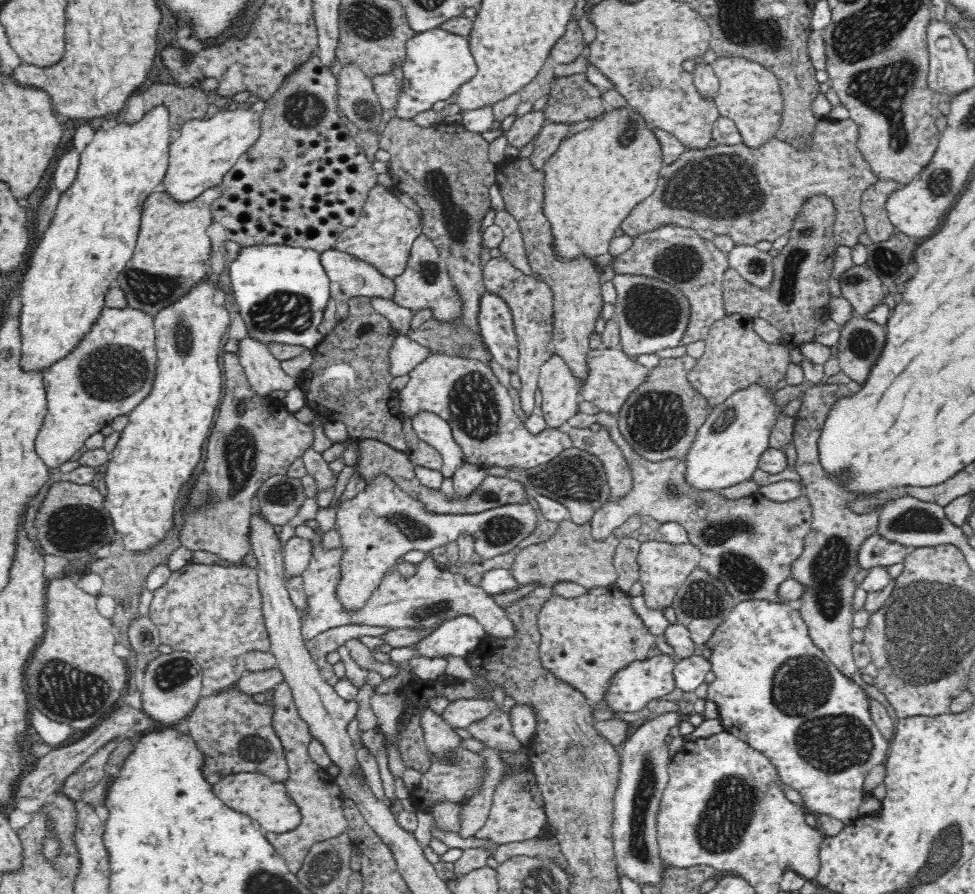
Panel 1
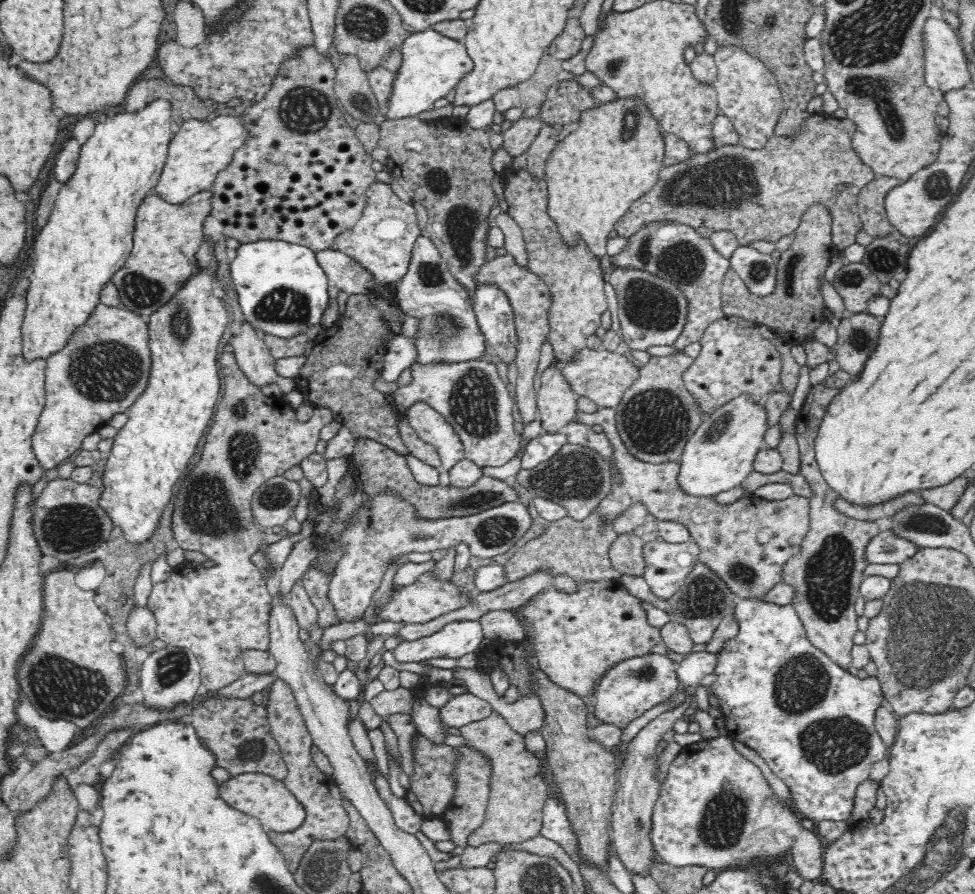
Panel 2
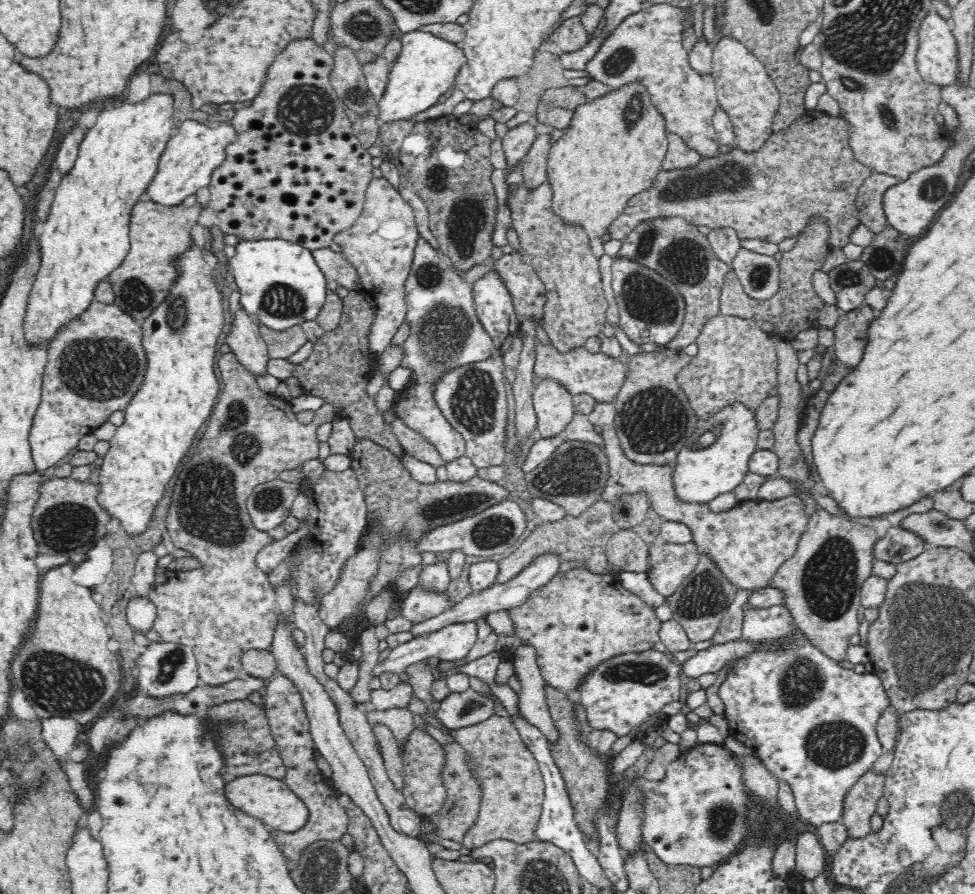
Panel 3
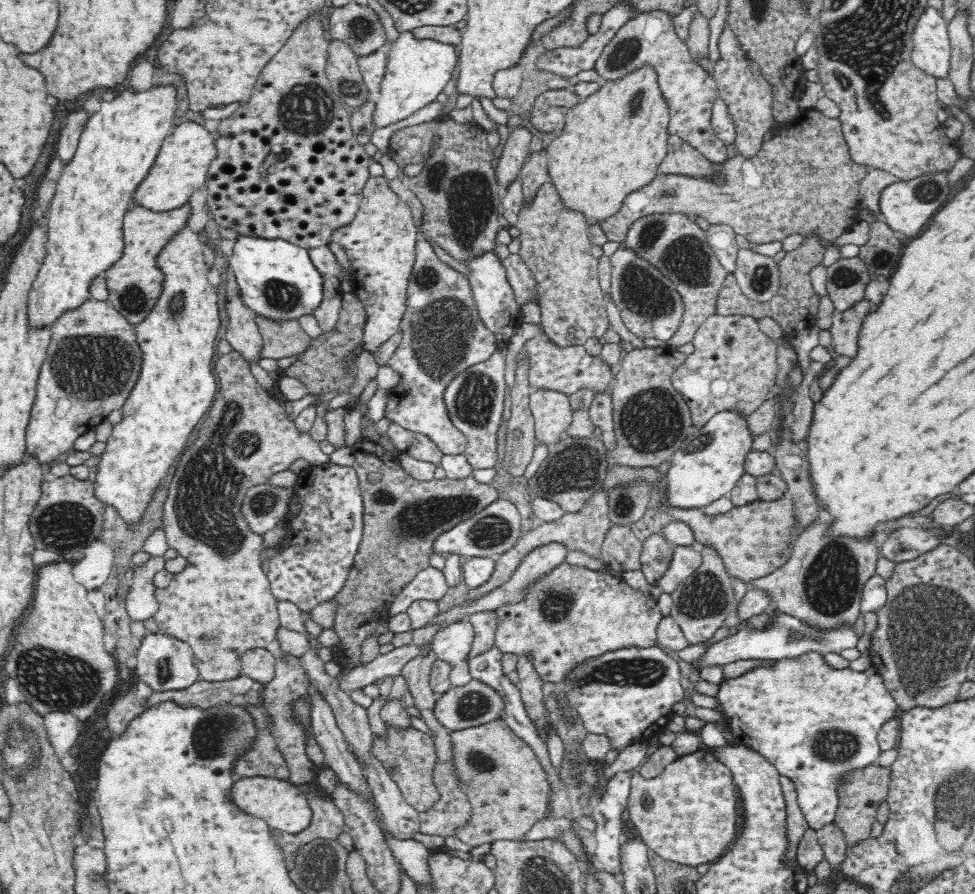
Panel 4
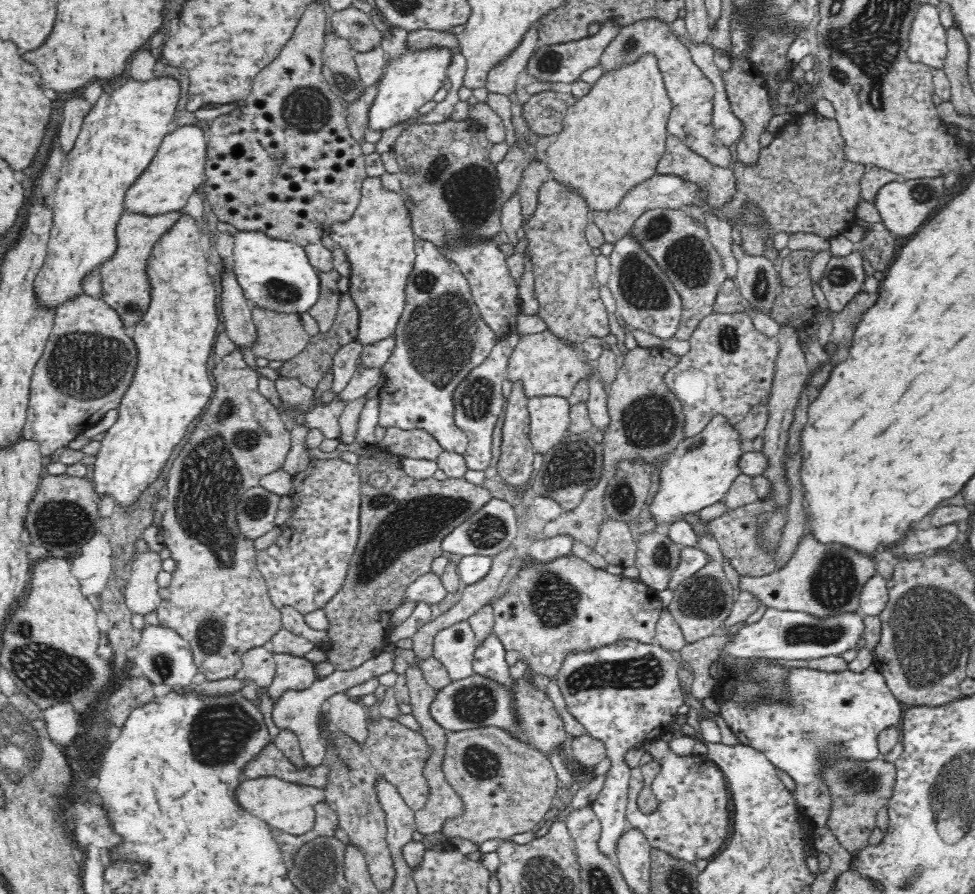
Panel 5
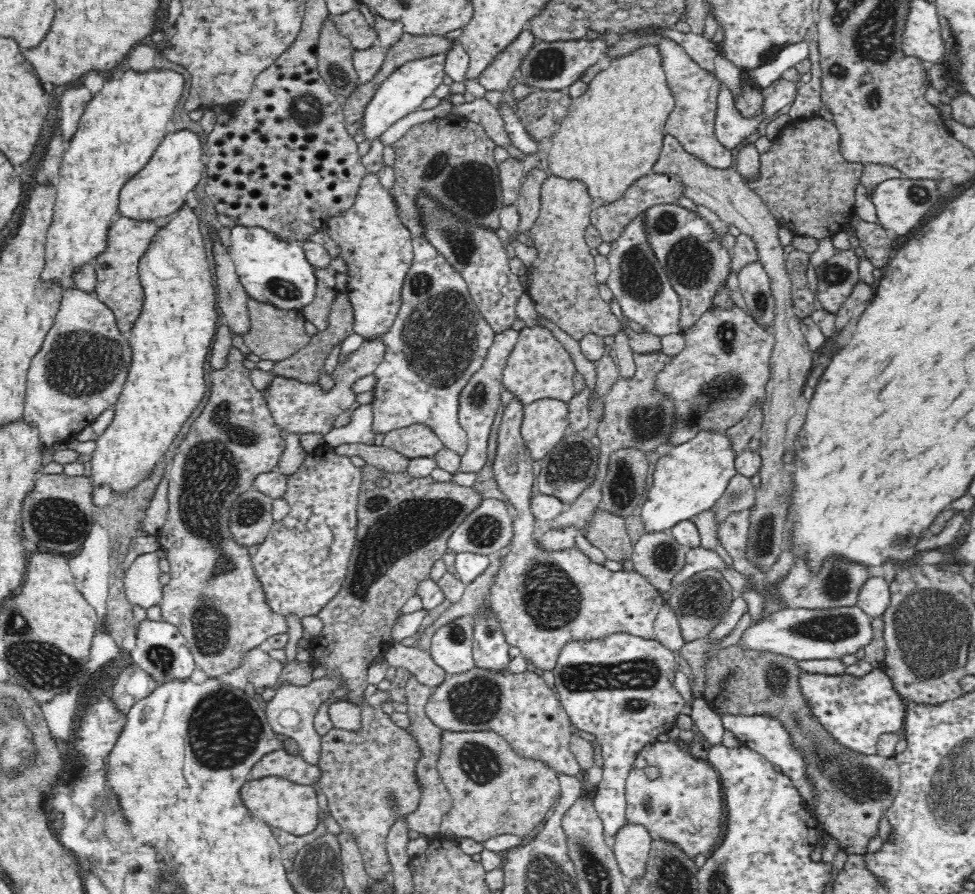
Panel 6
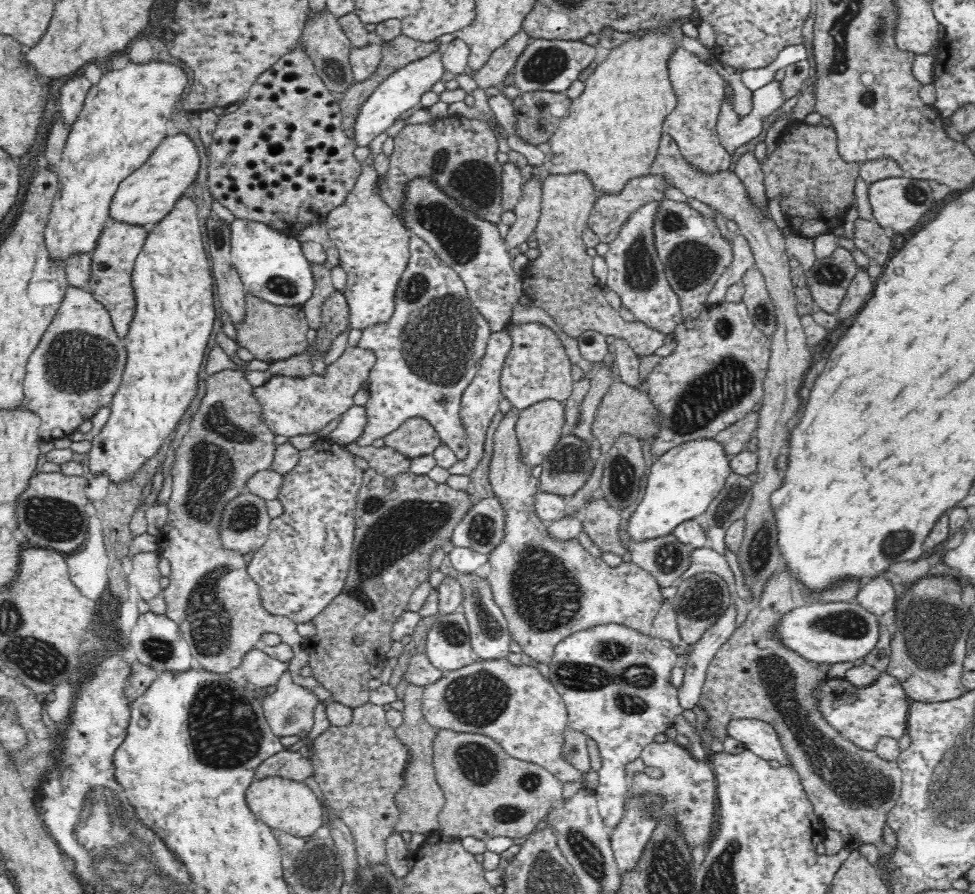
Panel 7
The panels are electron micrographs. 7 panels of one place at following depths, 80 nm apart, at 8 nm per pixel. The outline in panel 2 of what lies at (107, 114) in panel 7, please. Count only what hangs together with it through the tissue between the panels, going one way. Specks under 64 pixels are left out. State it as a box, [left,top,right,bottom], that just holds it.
[21,100,173,362]

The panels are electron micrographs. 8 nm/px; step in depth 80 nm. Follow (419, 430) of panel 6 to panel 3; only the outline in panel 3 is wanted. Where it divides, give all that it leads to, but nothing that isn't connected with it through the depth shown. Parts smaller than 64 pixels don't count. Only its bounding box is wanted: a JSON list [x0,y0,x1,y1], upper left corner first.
[391,416,445,468]

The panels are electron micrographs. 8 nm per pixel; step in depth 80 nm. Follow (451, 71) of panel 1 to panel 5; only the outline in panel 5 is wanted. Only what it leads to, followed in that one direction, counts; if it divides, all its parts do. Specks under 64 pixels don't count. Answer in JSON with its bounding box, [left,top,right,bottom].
[369,23,455,131]

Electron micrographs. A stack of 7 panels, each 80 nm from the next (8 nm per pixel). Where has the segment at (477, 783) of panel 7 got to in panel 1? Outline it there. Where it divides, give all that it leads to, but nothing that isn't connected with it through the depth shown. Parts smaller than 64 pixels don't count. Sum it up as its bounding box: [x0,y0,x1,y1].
[466,708,546,844]

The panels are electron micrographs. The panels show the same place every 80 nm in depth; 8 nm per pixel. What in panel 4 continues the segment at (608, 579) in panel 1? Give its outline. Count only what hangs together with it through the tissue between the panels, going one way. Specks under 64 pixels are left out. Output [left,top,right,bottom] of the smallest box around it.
[468,486,613,599]

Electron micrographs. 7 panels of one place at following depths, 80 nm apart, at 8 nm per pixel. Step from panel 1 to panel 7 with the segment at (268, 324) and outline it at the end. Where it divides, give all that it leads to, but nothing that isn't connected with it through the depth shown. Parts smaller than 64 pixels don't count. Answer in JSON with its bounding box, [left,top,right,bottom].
[230,220,315,306]

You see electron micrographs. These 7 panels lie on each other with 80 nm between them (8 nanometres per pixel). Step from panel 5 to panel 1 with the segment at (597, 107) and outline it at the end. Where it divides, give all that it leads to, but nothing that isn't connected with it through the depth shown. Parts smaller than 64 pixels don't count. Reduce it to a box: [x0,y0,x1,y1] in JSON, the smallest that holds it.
[543,108,664,263]

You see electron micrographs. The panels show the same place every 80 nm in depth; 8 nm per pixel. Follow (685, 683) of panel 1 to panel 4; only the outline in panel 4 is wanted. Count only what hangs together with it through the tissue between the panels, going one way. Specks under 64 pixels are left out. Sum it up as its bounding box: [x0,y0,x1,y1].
[690,612,859,672]

